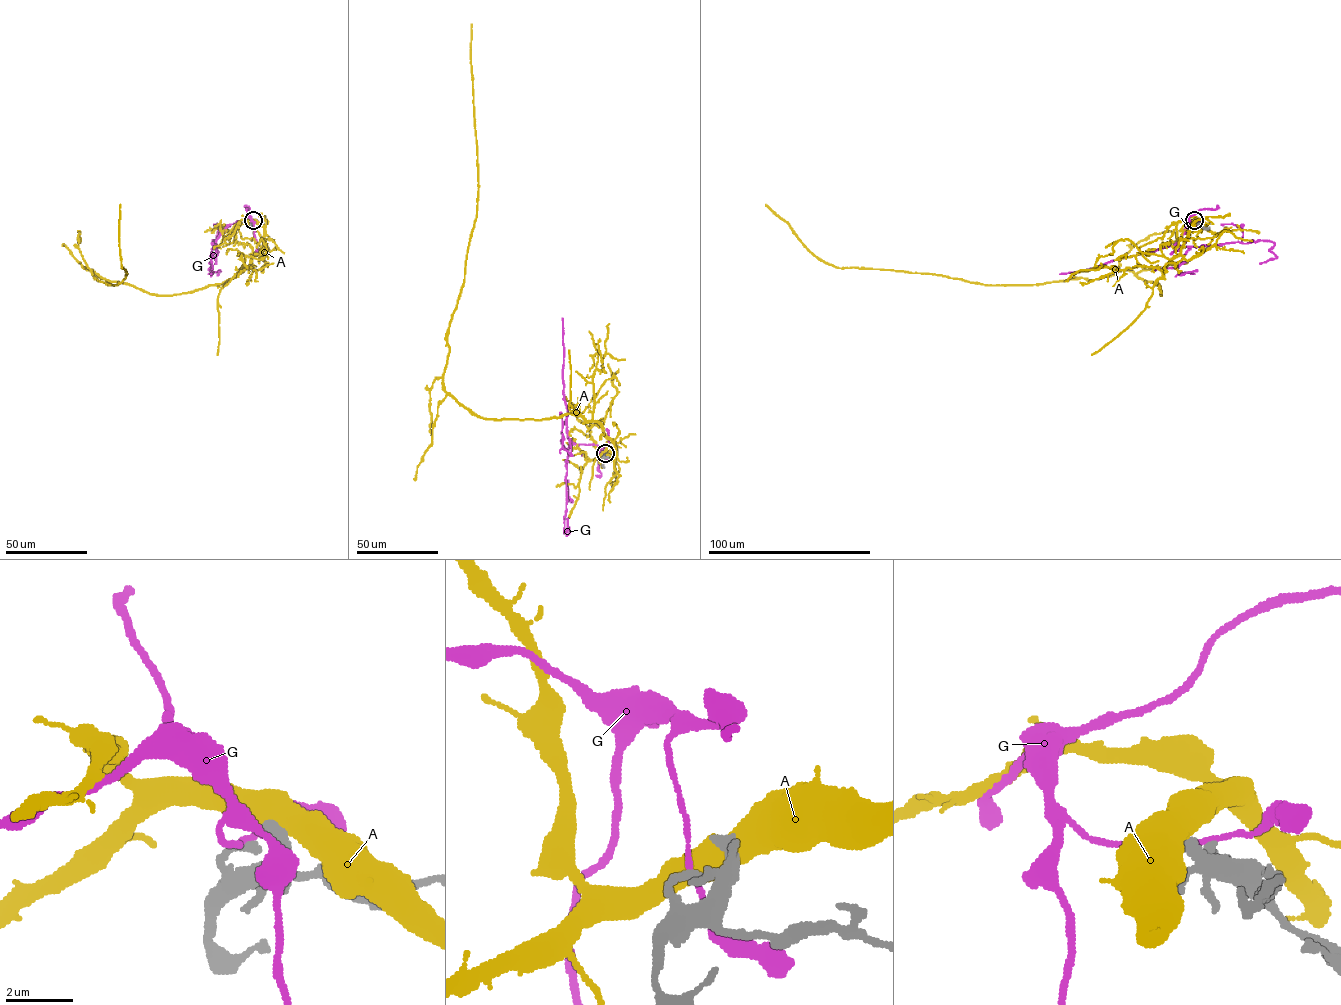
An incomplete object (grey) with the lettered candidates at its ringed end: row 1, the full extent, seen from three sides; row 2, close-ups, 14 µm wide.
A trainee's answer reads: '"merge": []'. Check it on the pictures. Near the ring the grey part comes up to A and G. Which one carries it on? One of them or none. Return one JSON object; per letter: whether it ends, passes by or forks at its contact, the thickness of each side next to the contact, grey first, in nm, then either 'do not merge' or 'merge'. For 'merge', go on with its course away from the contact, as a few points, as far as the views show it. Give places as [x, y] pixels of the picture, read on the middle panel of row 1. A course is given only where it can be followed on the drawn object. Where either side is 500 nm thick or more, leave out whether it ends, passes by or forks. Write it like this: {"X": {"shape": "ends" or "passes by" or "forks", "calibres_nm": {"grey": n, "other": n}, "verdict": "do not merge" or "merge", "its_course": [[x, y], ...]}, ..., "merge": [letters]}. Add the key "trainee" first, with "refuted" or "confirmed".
{"trainee": "confirmed", "A": {"calibres_nm": {"grey": 440, "other": 550}, "verdict": "do not merge"}, "G": {"shape": "passes by", "calibres_nm": {"grey": 280, "other": 140}, "verdict": "do not merge"}, "merge": []}

